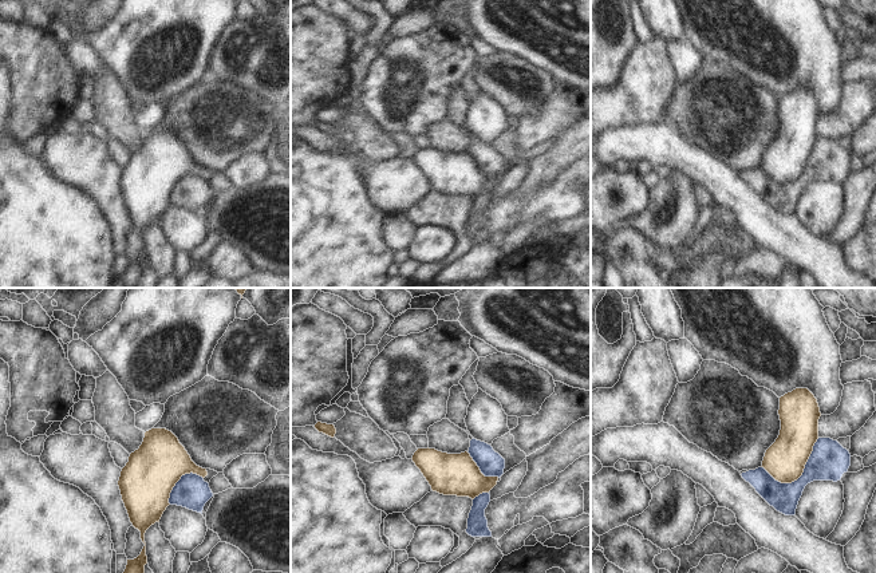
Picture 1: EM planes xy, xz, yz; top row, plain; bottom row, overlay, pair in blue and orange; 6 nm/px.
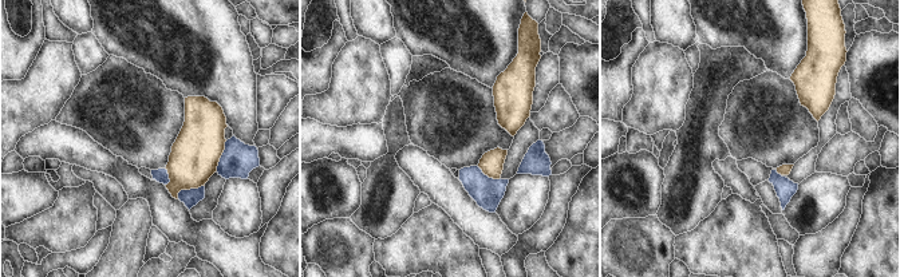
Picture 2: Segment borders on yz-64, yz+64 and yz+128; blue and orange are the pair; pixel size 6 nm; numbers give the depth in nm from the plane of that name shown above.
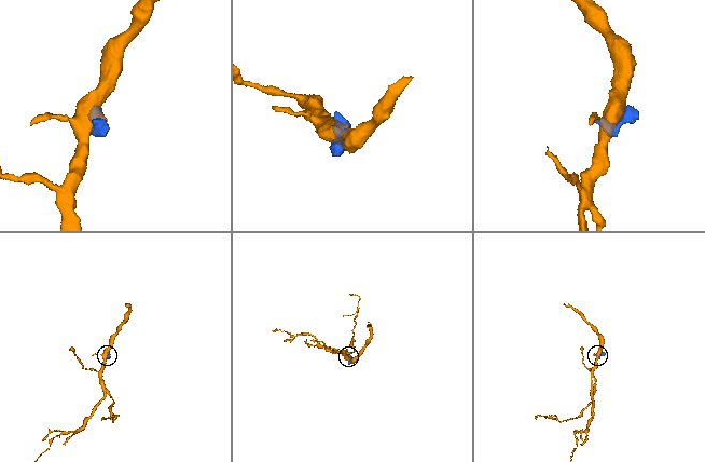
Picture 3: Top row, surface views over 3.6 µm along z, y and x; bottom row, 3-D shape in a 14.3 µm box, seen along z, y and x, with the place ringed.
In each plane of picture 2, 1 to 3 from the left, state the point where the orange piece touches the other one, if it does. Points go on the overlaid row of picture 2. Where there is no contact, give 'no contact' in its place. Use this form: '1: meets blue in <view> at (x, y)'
1: meets blue in yz-64 at (188, 190)
2: meets blue in yz+64 at (488, 177)
3: meets blue in yz+128 at (777, 173)

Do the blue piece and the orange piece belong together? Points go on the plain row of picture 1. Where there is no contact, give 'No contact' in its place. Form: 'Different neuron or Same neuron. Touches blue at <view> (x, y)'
Different neuron. Touches blue at yz (800, 177).

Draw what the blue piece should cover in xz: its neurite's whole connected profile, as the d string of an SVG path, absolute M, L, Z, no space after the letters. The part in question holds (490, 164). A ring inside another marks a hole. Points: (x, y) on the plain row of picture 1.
M461 84L453 86L450 88L450 96L449 96L449 100L447 100L446 119L449 119L451 123L454 123L455 126L458 126L459 129L465 130L469 134L470 147L469 147L467 153L470 154L473 161L477 163L477 166L480 167L481 173L485 177L498 177L500 178L504 174L505 159L498 153L496 153L490 145L474 139L470 135L470 133L467 131L467 127L466 127L466 123L465 123L465 118L467 115L469 104L470 104L470 102L466 98L463 87Z

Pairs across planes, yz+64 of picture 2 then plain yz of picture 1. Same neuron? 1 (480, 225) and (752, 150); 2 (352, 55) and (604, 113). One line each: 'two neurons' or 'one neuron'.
1: two neurons
2: one neuron

